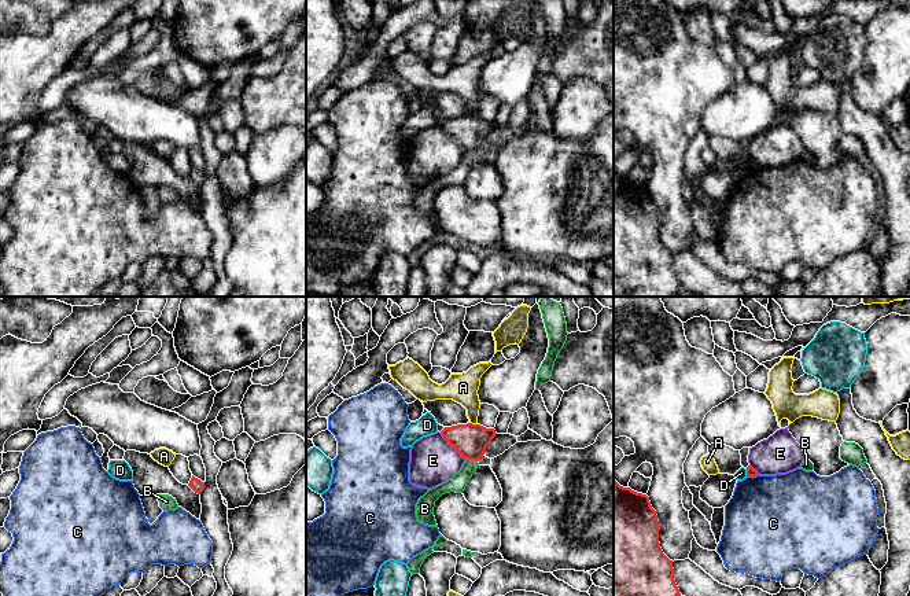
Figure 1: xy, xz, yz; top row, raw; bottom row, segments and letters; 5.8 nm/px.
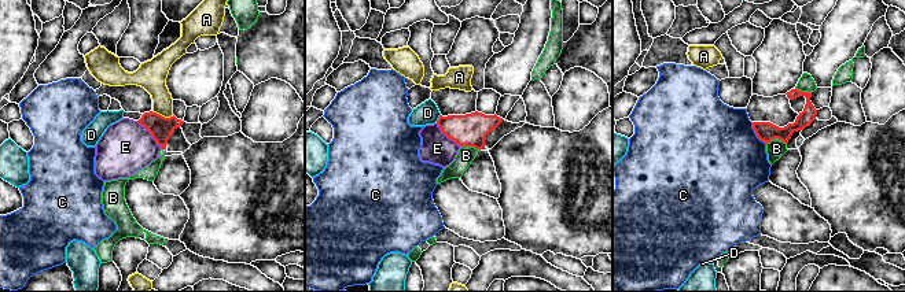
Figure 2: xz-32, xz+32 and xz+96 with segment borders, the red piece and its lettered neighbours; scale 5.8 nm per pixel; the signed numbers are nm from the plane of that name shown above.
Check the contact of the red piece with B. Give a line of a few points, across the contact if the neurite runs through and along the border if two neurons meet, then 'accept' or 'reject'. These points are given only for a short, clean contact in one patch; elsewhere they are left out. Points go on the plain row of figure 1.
reject

